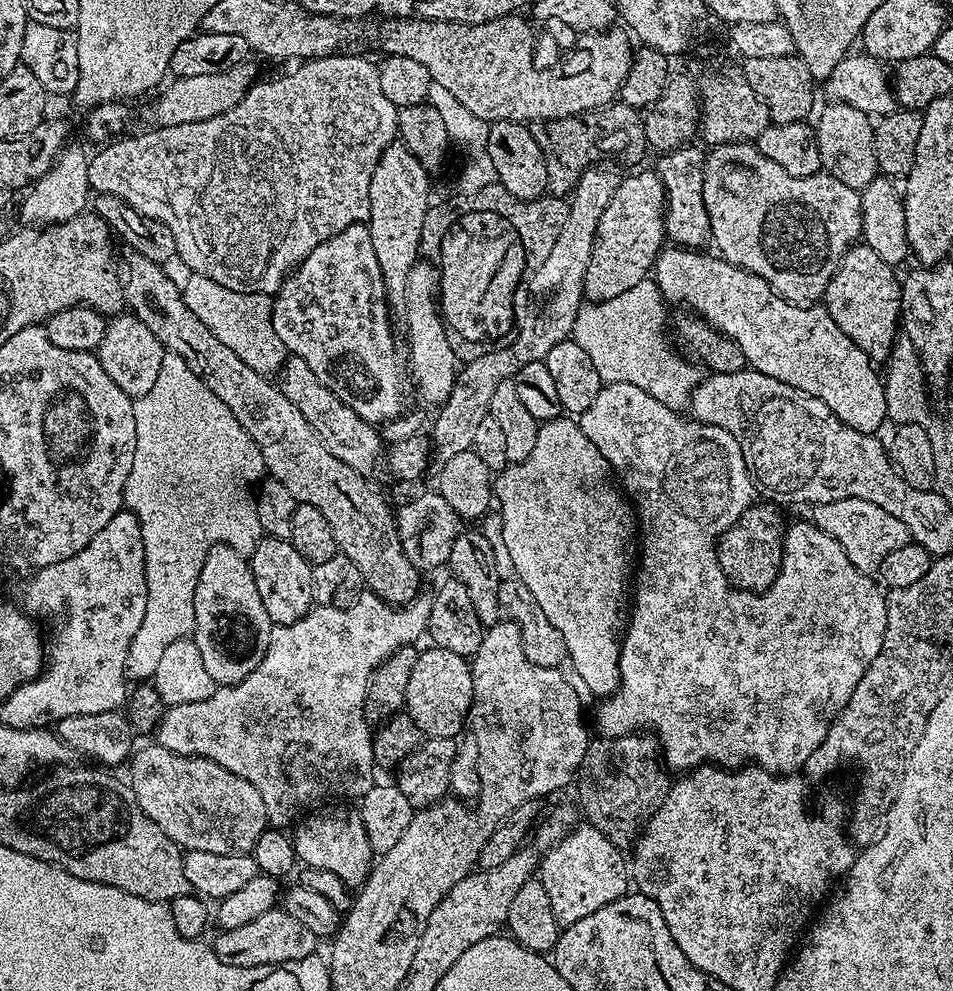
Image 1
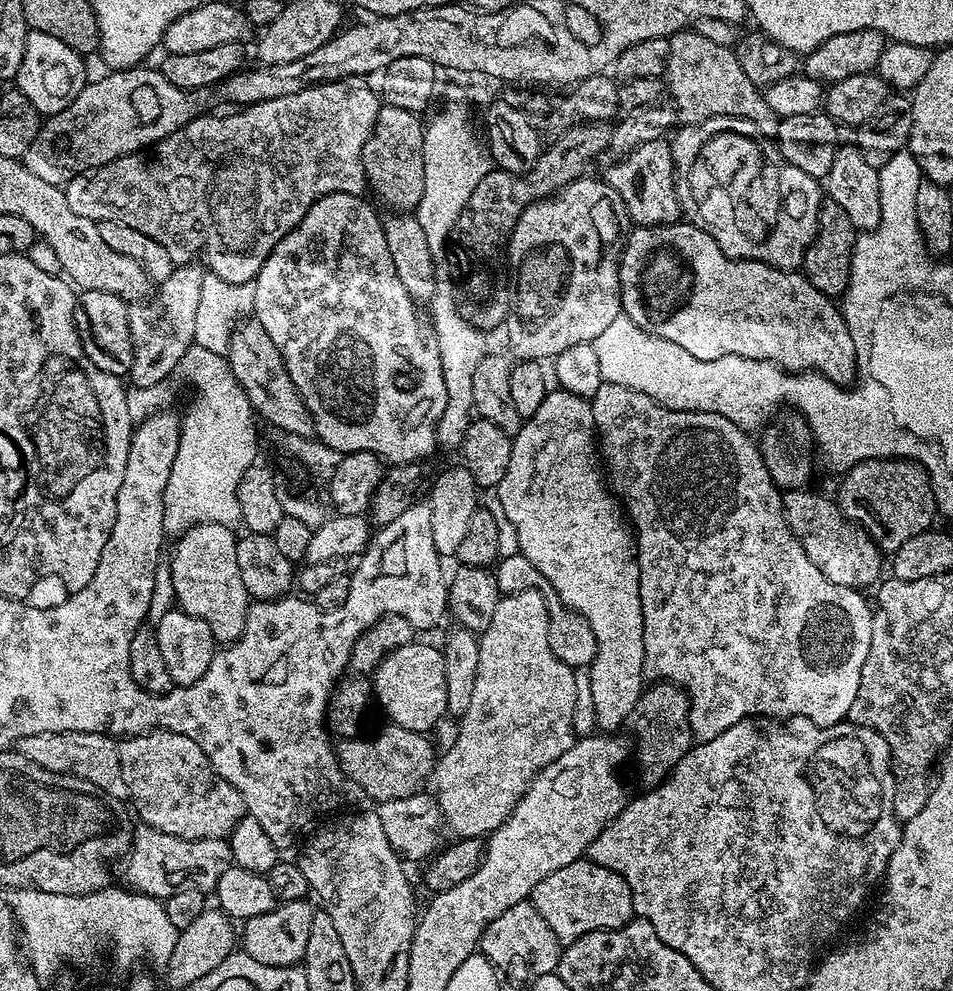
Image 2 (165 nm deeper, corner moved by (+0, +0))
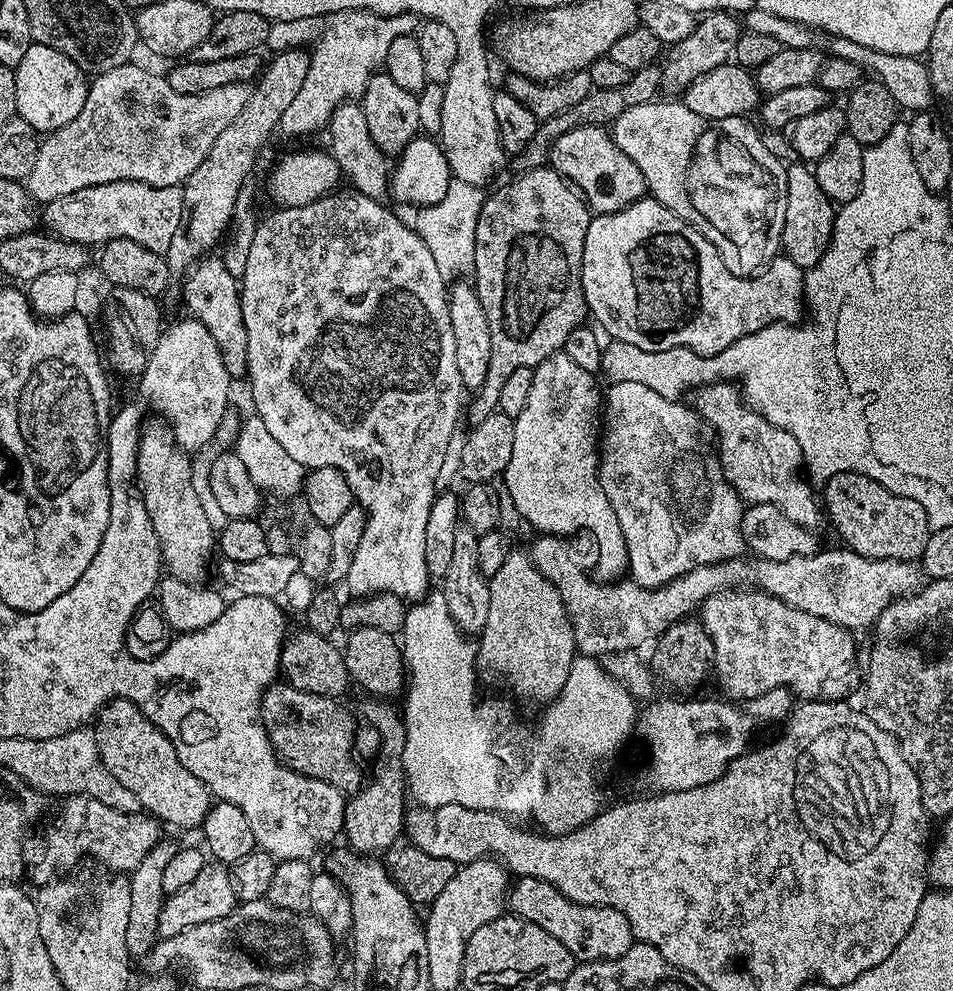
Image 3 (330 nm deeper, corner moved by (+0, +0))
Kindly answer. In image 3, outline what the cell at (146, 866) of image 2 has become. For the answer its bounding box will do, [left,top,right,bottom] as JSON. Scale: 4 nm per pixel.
[44,796,162,874]

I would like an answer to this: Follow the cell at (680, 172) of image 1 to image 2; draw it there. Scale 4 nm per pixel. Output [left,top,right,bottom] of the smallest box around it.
[606,139,682,226]

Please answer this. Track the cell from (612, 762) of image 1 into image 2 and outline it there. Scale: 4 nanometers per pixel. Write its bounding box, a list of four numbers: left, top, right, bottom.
[627,682,694,789]

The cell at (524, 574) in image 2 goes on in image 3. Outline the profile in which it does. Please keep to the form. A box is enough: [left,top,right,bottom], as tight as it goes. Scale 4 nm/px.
[527,534,922,658]

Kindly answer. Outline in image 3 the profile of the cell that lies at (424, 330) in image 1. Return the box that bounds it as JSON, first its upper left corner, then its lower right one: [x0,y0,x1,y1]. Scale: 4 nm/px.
[326,102,390,201]

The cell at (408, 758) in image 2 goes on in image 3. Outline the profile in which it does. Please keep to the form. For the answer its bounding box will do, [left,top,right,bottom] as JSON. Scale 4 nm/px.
[260,682,366,792]

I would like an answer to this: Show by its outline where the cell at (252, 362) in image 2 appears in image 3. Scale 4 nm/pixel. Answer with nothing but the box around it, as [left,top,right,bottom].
[183,254,247,377]

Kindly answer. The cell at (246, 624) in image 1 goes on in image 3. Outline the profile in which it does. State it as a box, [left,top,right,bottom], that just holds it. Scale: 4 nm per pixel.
[136,420,214,582]

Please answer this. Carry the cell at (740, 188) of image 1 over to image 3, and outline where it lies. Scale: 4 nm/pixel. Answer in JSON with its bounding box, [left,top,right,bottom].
[611,99,788,276]

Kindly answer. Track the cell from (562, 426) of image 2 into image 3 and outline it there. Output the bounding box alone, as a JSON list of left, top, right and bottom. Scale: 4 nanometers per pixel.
[502,351,628,582]

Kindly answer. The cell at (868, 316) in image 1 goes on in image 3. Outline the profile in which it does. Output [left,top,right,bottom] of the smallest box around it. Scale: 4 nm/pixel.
[780,166,837,270]

